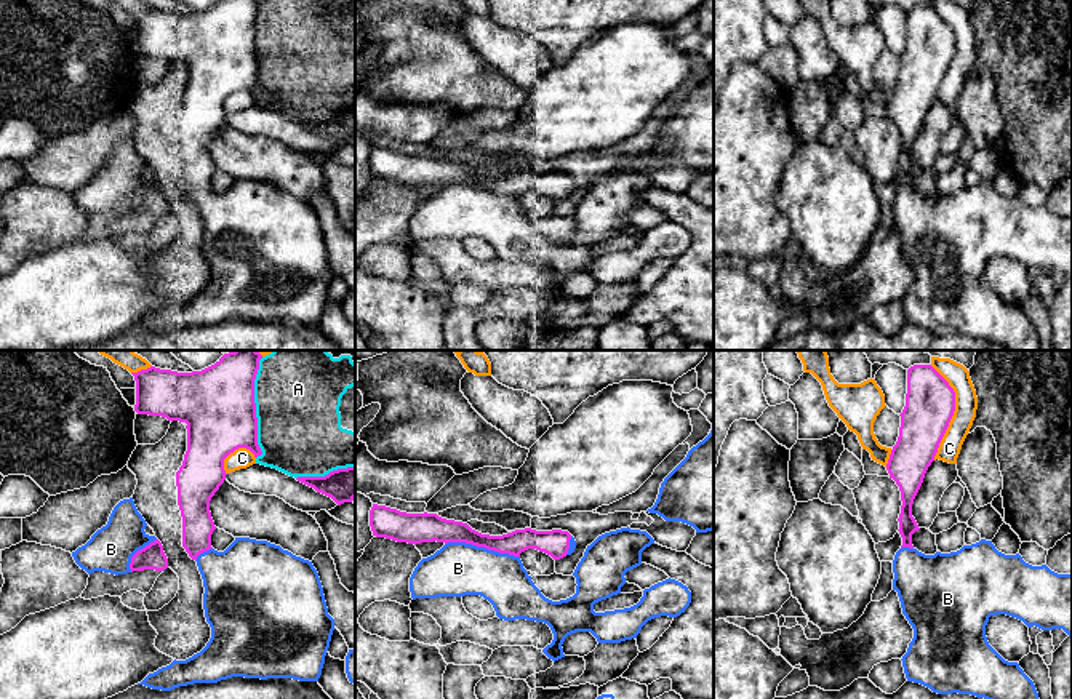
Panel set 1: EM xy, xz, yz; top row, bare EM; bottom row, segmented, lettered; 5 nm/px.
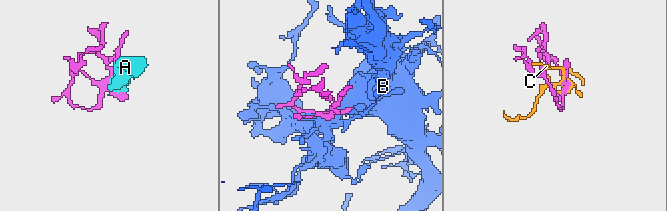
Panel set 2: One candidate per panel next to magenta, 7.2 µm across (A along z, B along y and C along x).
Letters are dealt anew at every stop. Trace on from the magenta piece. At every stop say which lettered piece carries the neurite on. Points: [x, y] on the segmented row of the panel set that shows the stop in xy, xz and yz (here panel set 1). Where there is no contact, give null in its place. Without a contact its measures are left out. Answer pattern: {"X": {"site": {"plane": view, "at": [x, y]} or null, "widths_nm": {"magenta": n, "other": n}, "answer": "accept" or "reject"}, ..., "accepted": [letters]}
{"A": {"site": {"plane": "xy", "at": [255, 408]}, "widths_nm": {"magenta": 360, "other": 440}, "answer": "reject"}, "B": {"site": {"plane": "xz", "at": [482, 546]}, "widths_nm": {"magenta": 130, "other": 260}, "answer": "accept"}, "C": {"site": {"plane": "yz", "at": [952, 413]}, "widths_nm": {"magenta": 260, "other": 120}, "answer": "reject"}, "accepted": ["B"]}

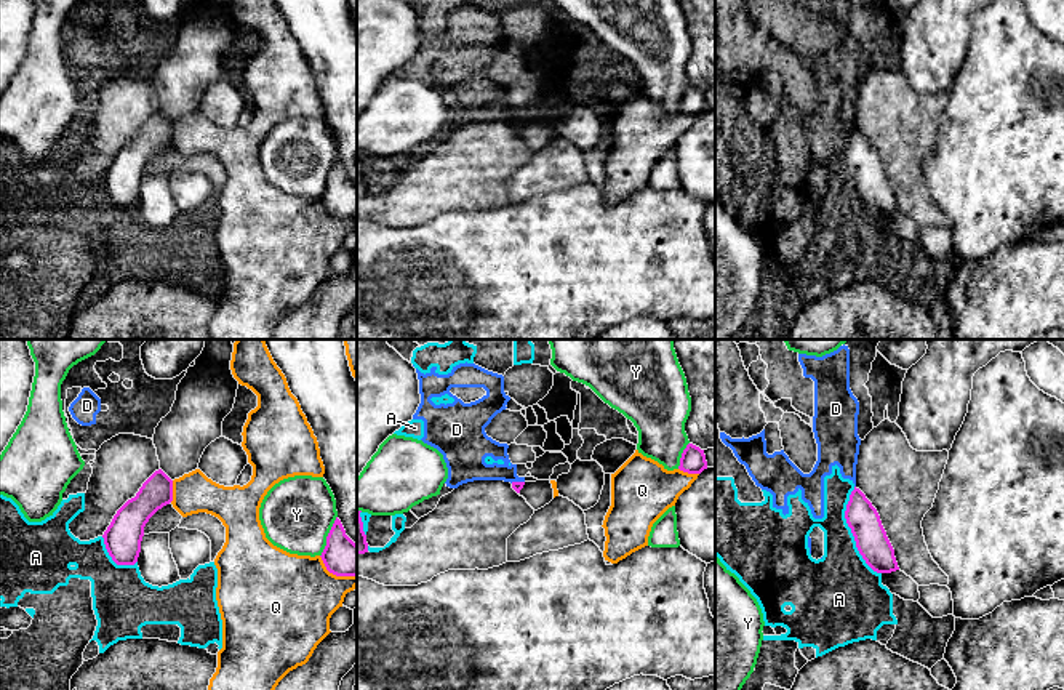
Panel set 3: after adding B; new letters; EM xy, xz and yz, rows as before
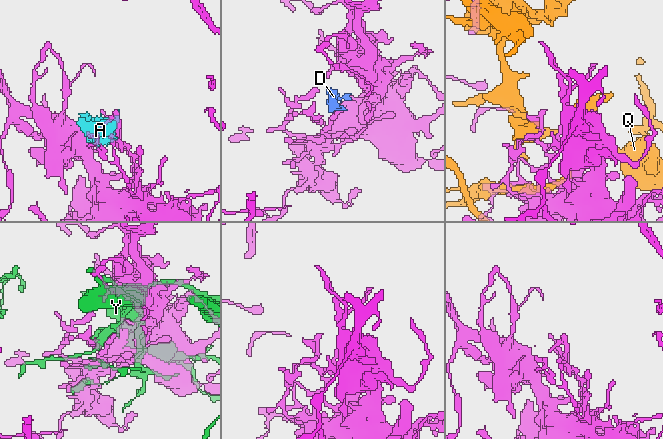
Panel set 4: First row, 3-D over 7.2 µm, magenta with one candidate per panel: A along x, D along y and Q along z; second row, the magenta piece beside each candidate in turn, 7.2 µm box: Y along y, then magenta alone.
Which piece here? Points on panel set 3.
{"A": {"site": {"plane": "yz", "at": [852, 532]}, "widths_nm": {"magenta": 160, "other": 300}, "answer": "reject"}, "D": {"site": {"plane": "xz", "at": [517, 482]}, "widths_nm": {"magenta": 50, "other": 150}, "answer": "reject"}, "Q": {"site": {"plane": "xy", "at": [172, 492]}, "widths_nm": {"magenta": 160, "other": 200}, "answer": "reject"}, "Y": {"site": {"plane": "xy", "at": [327, 537]}, "widths_nm": {"magenta": 190, "other": 360}, "answer": "reject"}, "accepted": []}

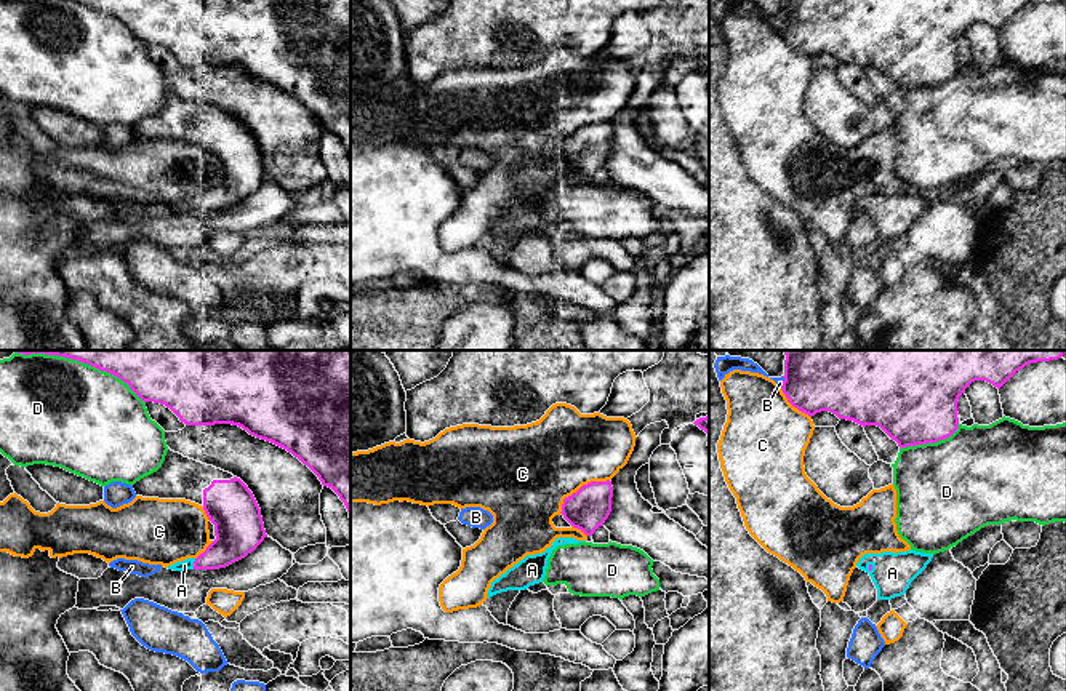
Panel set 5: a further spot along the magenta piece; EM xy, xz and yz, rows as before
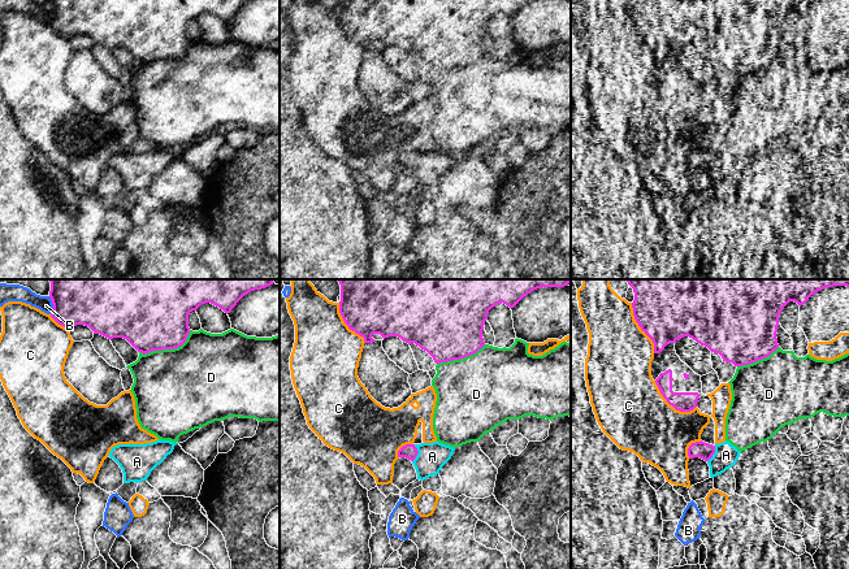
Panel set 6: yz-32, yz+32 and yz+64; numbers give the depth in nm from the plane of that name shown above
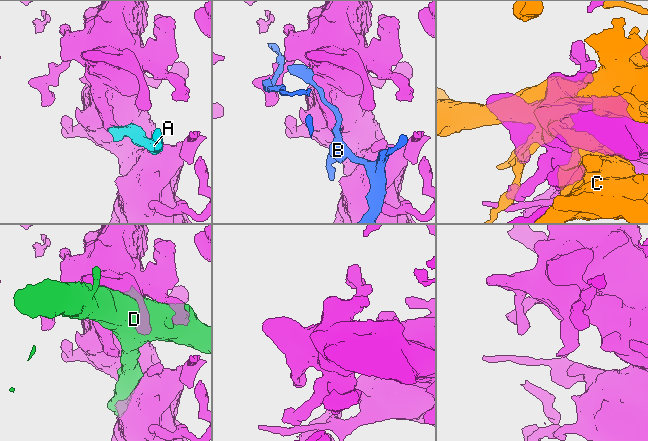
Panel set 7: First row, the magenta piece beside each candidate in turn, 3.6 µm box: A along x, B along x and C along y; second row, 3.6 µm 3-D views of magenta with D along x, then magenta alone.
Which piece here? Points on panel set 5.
{"A": {"site": {"plane": "xy", "at": [194, 563]}, "widths_nm": {"magenta": 200, "other": 60}, "answer": "accept"}, "B": {"site": {"plane": "yz", "at": [783, 383]}, "widths_nm": {"magenta": 460, "other": 40}, "answer": "reject"}, "C": {"site": {"plane": "xz", "at": [581, 487]}, "widths_nm": {"magenta": 200, "other": 440}, "answer": "reject"}, "D": {"site": {"plane": "yz", "at": [930, 442]}, "widths_nm": {"magenta": 460, "other": 480}, "answer": "reject"}, "accepted": ["A"]}

